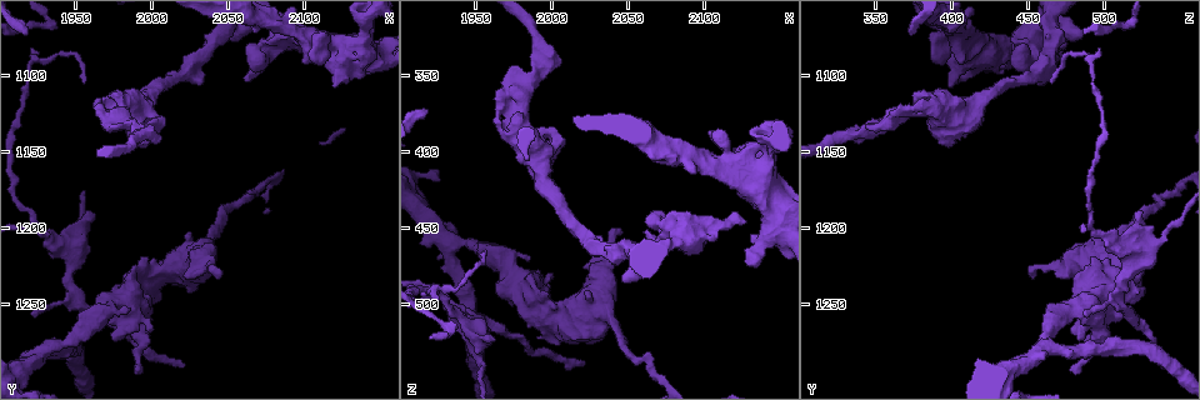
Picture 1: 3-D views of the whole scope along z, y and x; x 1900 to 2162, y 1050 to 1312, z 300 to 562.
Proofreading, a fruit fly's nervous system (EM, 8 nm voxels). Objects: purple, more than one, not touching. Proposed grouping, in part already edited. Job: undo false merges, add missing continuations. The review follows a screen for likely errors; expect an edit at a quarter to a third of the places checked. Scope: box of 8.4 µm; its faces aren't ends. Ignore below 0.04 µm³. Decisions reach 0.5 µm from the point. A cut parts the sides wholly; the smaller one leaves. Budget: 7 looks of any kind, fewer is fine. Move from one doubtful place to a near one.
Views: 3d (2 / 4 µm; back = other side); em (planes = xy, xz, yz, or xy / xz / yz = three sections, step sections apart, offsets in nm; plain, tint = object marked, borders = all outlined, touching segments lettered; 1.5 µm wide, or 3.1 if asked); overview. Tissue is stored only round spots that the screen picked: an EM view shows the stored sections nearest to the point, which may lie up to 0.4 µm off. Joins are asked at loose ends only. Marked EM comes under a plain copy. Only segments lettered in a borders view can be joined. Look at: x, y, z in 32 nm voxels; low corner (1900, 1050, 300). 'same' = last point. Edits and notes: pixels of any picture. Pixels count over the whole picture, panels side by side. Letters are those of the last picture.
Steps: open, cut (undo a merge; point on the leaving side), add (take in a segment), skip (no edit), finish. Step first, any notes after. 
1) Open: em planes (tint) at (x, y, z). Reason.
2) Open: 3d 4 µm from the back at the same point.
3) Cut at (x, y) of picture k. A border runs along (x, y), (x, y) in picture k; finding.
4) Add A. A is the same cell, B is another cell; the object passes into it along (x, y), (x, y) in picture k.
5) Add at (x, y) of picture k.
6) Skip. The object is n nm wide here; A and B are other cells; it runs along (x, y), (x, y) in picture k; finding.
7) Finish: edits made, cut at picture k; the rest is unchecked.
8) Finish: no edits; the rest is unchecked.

Open: em planes (borders) at (1956, 1104, 466). Tapers out.

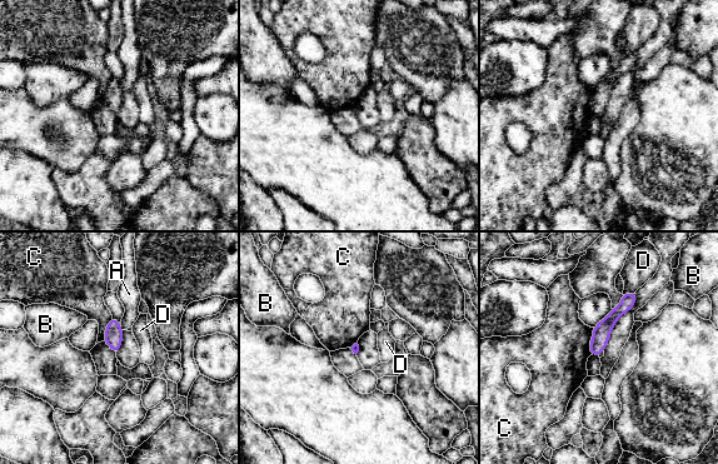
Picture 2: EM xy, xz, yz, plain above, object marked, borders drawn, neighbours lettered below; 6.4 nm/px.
Skip. A, B, C and D are other cells; a border runs along (593, 328), (589, 344), (591, 354) in picture 2; no lettered segment goes on from it.

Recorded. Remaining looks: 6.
Open: em yz step 4 (borders) at (2062, 1104, 452). An open end.

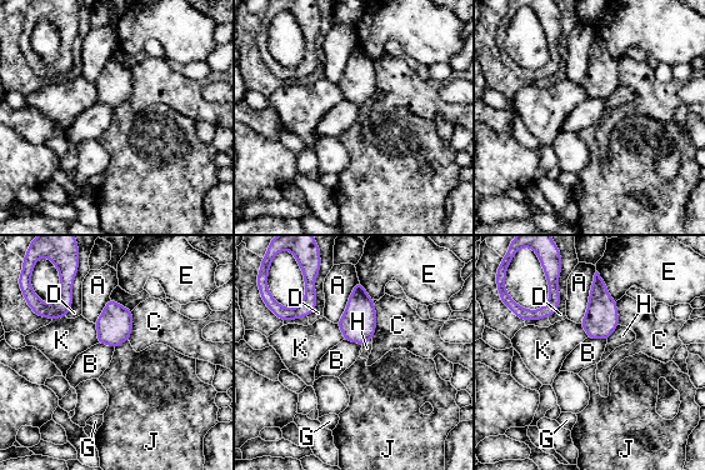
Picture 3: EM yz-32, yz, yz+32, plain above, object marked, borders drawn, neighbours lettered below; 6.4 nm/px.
Open: em planes (borders) at the same point. Cut it another way.

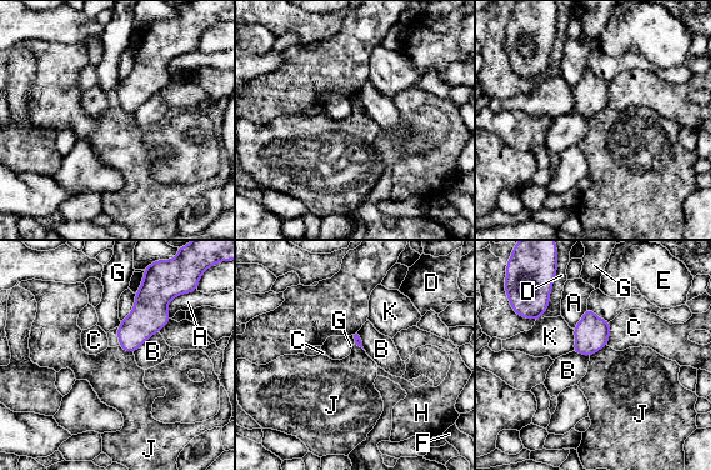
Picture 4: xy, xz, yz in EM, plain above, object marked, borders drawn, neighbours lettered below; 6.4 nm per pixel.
Skip. A, B, C, D, E, F, G, H, J and K are other cells; a border runs along (158, 331), (134, 353) in picture 4; none of them fits.

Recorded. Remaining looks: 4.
Open: em xz step 4 (tint) at (2020, 1290, 538). An open end.

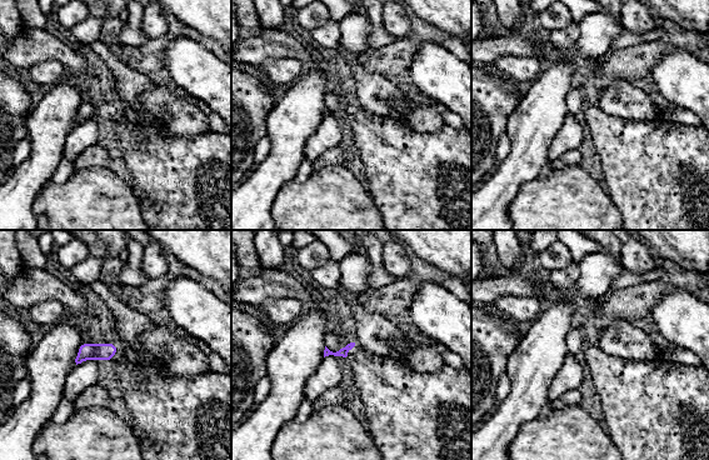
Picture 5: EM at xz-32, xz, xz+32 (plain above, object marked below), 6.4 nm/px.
Open: em planes (borders) at the same point. Another direction.

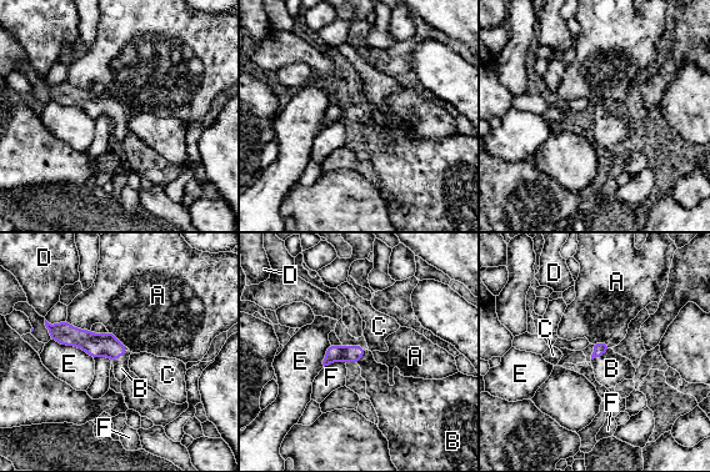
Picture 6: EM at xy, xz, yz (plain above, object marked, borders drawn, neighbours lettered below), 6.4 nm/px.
Add at (611, 368) of picture 6. B is the same cell, A, C, D, E and F are other cells; the object passes into it along (599, 347), (600, 355), (611, 368) in picture 6; the cell continues.

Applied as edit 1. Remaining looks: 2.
Finish: edits made, add at picture 6; the rest is unchecked.

